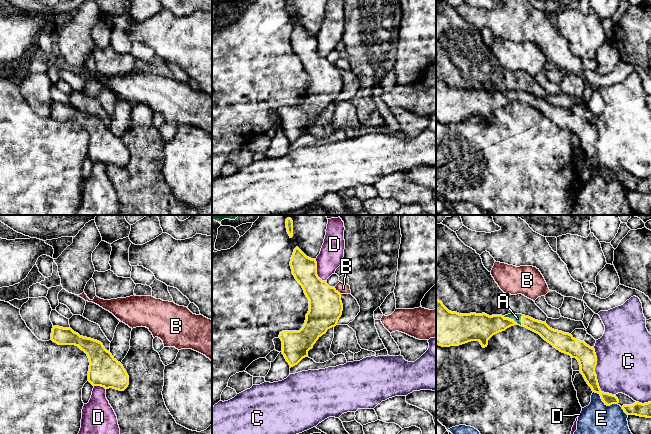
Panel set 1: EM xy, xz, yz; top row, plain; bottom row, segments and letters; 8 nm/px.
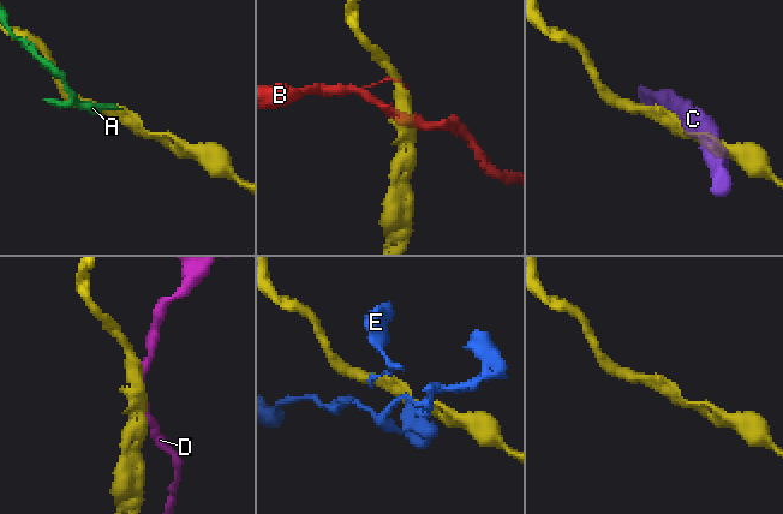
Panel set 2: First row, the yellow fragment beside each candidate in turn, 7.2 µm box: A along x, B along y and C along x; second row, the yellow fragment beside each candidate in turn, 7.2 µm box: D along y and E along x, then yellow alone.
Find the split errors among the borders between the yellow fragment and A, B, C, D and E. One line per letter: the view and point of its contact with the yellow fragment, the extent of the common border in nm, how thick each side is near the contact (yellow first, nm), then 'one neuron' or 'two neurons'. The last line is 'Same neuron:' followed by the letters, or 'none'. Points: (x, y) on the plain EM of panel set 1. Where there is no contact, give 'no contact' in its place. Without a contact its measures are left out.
A: contact yz (510, 95); length 150 nm; calibres 220 and 80 nm; one neuron
B: contact xz (337, 67); length 90 nm; calibres 280 and 90 nm; two neurons
C: contact yz (596, 152); length 420 nm; calibres 160 and 440 nm; two neurons
D: contact xz (316, 48); length 190 nm; calibres 260 and 190 nm; two neurons
E: contact yz (604, 178); length 220 nm; calibres 100 and 420 nm; two neurons
Same neuron: A

